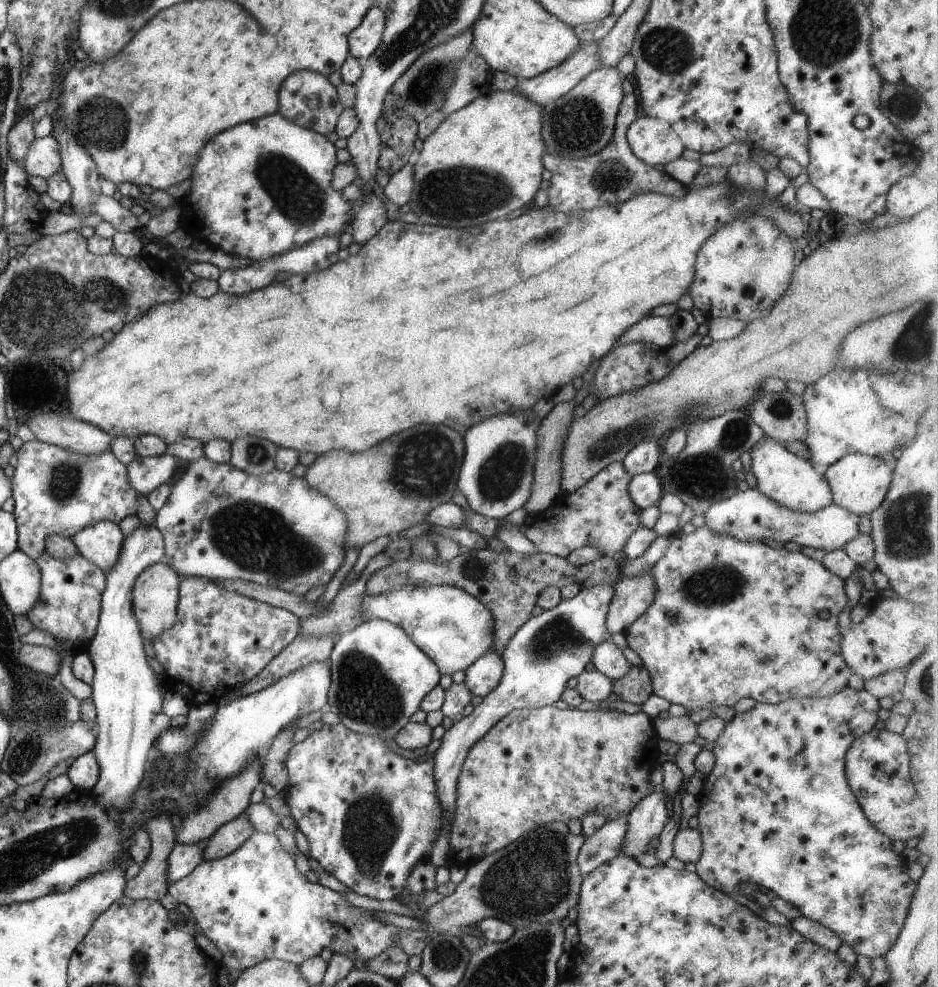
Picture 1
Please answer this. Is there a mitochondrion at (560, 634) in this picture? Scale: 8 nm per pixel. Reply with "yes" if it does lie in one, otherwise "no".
yes

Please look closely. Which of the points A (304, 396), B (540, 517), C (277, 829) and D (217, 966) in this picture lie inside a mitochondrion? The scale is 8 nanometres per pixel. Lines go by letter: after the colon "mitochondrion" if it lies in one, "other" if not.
A: other
B: other
C: other
D: other

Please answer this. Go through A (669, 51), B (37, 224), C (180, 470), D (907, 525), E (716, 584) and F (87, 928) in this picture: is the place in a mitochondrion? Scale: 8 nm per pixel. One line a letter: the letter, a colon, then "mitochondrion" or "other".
A: mitochondrion
B: other
C: other
D: mitochondrion
E: mitochondrion
F: other

